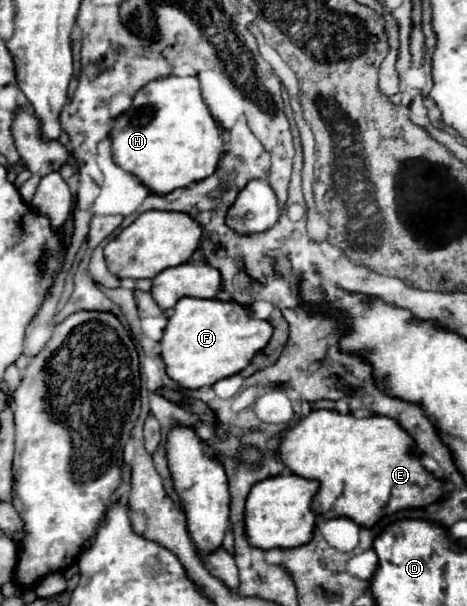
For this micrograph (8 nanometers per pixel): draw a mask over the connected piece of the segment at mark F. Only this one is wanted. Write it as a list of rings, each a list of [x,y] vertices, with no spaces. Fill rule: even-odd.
[[[180,298],[168,316],[168,324],[160,340],[160,356],[166,364],[168,376],[178,382],[180,388],[194,390],[238,374],[270,338],[272,326],[266,320],[254,320],[246,306],[214,298]]]

